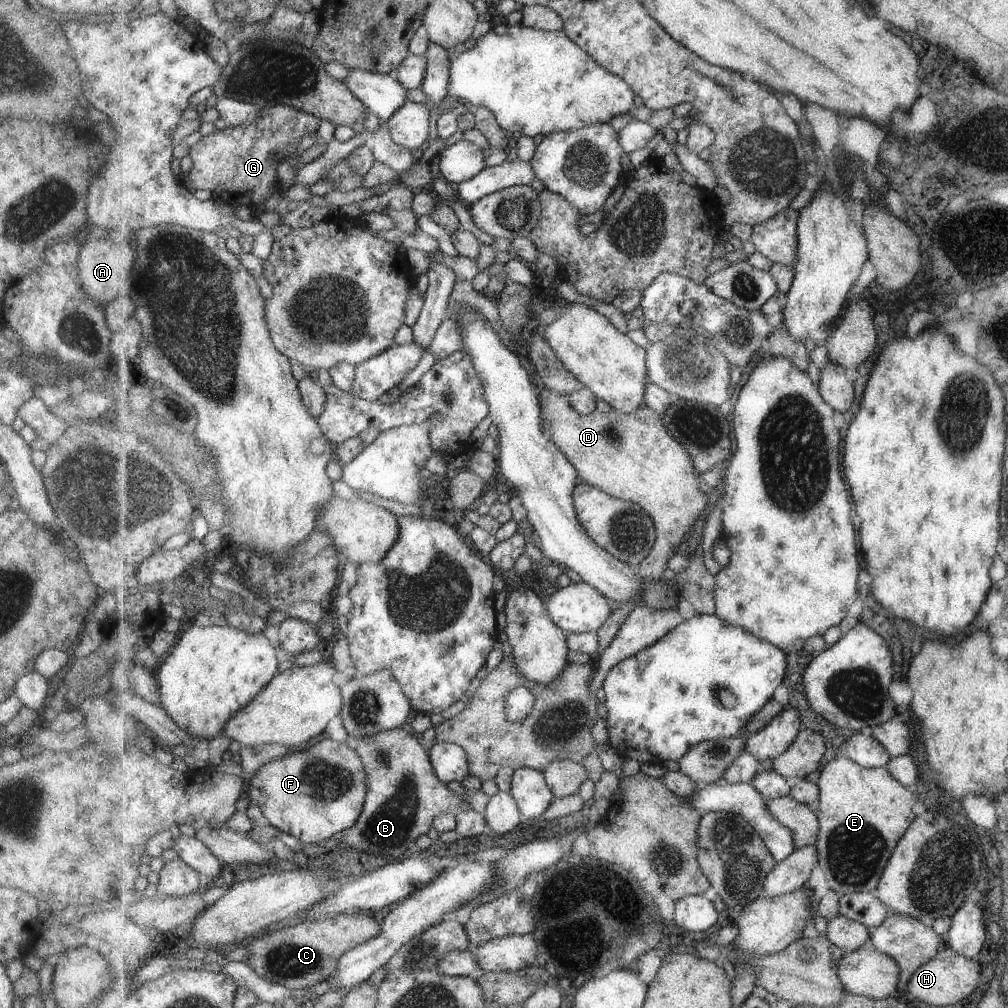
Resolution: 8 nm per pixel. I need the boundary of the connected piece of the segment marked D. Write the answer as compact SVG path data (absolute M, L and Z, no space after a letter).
M546 385L535 386L537 388L537 392L539 392L539 402L541 405L542 416L542 424L544 432L549 436L552 442L558 446L558 448L567 456L570 460L571 464L575 466L575 470L577 470L577 474L579 474L580 482L585 482L591 486L602 489L604 492L610 494L615 498L619 498L625 501L630 501L635 504L639 504L642 506L648 513L650 513L651 518L654 520L656 526L656 535L658 536L655 546L651 550L650 556L647 556L647 559L637 566L637 572L645 578L645 580L661 580L663 578L663 572L667 570L667 566L669 566L669 560L673 558L673 554L677 552L683 551L683 547L685 546L686 539L690 536L691 530L697 526L697 520L701 518L703 521L707 516L710 509L710 500L706 495L706 492L700 487L700 473L696 464L694 463L694 458L690 455L690 452L683 446L683 443L679 442L672 434L671 431L666 427L664 423L663 416L658 412L655 412L655 409L649 408L647 405L641 408L637 408L633 414L624 414L623 412L619 412L619 410L611 409L608 412L593 412L593 414L587 414L587 416L583 416L583 414L579 414L575 408L570 404L567 396L563 396L563 394L559 394L559 392L555 392L555 390L550 390Z

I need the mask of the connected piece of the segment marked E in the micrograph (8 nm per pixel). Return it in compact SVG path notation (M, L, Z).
M845 757L828 762L821 770L816 784L820 790L820 806L817 809L819 837L816 847L826 883L839 898L852 893L875 892L899 840L903 839L915 821L913 806L918 800L917 792L909 790L891 776L887 767L863 768Z

